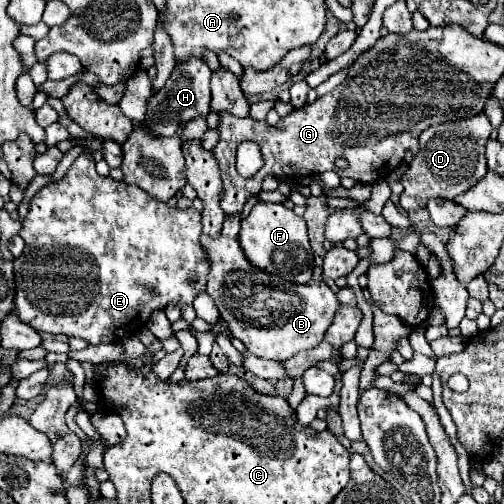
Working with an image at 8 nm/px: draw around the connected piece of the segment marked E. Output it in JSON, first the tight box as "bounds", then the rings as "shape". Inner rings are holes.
{"bounds":[14,154,210,344],"shape":[[[80,154],[64,178],[48,182],[32,198],[28,216],[24,218],[18,234],[26,242],[26,252],[14,260],[16,310],[20,320],[38,332],[42,330],[50,334],[66,334],[82,338],[88,344],[120,342],[130,332],[136,334],[136,330],[148,318],[148,314],[144,314],[146,310],[152,314],[172,300],[192,304],[198,294],[206,292],[210,264],[200,244],[200,212],[194,208],[170,210],[164,202],[150,198],[134,184],[116,182],[110,176],[100,176],[94,168],[92,154]],[[190,274],[194,274],[198,280],[188,282]],[[50,292],[62,292],[64,302],[58,302],[62,298],[54,298],[56,302],[52,302],[52,298],[48,298]]]}

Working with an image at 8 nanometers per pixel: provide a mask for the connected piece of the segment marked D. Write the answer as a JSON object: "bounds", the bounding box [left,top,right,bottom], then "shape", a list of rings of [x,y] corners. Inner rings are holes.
{"bounds":[400,114,492,212],"shape":[[[486,114],[426,128],[420,134],[420,152],[418,156],[414,156],[414,160],[410,162],[408,170],[402,176],[404,192],[400,194],[400,206],[410,212],[410,210],[426,208],[426,202],[436,196],[454,200],[458,194],[466,192],[472,184],[482,180],[484,174],[488,172],[484,150],[486,150],[490,132],[492,132],[492,126]]]}

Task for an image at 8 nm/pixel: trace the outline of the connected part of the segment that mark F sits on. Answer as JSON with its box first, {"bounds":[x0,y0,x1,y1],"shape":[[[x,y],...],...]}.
{"bounds":[238,202,314,284],"shape":[[[258,202],[252,212],[242,220],[238,240],[252,266],[268,274],[278,274],[284,280],[292,280],[296,284],[306,284],[312,278],[314,254],[308,244],[306,222],[302,216],[294,214],[294,210],[288,210],[284,204]]]}

